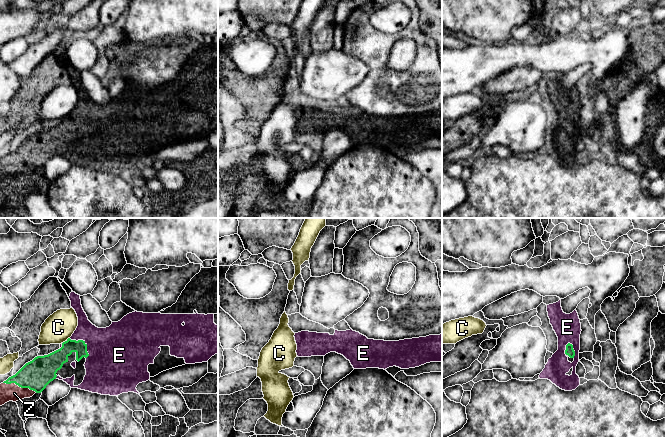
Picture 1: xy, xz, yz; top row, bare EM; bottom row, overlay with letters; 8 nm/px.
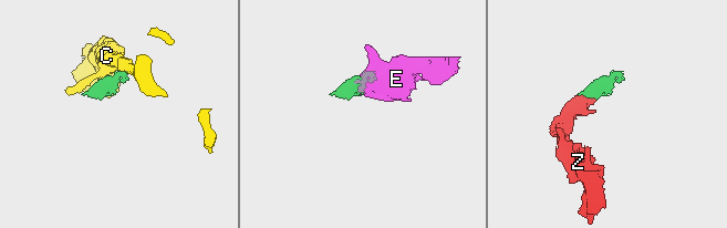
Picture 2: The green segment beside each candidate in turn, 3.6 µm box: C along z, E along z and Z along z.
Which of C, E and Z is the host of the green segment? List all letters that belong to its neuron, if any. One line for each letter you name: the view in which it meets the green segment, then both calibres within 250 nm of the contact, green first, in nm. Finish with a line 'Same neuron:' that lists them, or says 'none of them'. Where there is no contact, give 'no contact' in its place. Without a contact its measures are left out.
E: xy | 130/380 nm
Z: xy | 240/140 nm
Same neuron: E, Z

